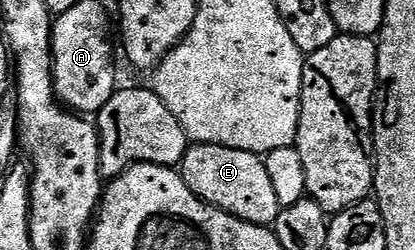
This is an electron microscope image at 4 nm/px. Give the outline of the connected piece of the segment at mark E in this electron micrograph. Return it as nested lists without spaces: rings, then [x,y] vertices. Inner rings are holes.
[[[194,143],[186,148],[180,174],[194,195],[199,195],[203,201],[232,217],[261,227],[270,227],[276,221],[280,208],[272,189],[272,177],[268,177],[261,154],[224,145]]]

